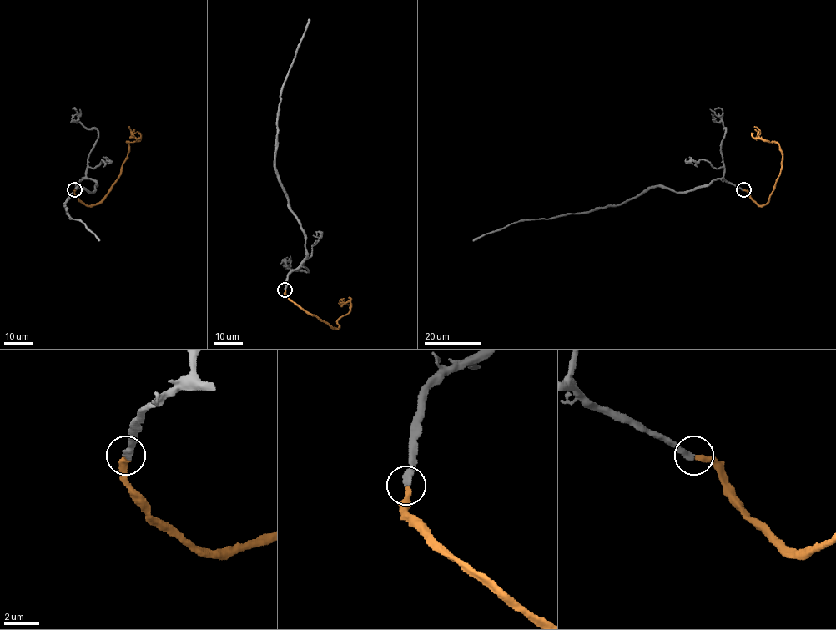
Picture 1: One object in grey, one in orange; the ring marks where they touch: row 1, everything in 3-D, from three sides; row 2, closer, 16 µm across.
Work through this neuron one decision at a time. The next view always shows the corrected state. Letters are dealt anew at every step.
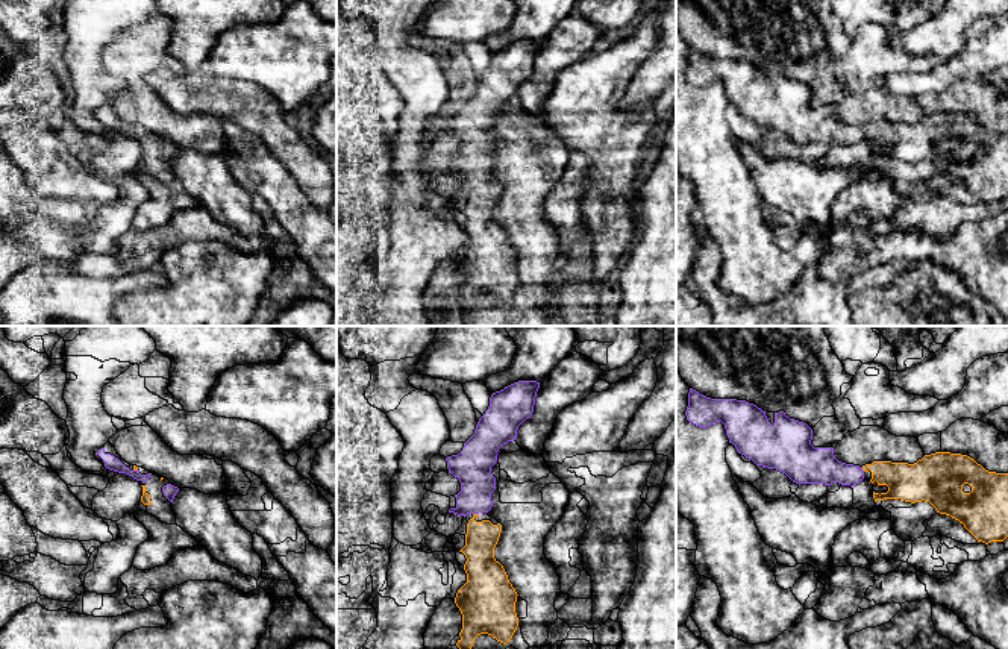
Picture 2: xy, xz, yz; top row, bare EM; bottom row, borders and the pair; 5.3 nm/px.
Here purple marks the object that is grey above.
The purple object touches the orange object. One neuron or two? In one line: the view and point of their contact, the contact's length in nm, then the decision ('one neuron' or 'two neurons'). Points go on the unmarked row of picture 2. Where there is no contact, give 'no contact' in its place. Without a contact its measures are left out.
xz (475, 173) | 30 nm | one neuron

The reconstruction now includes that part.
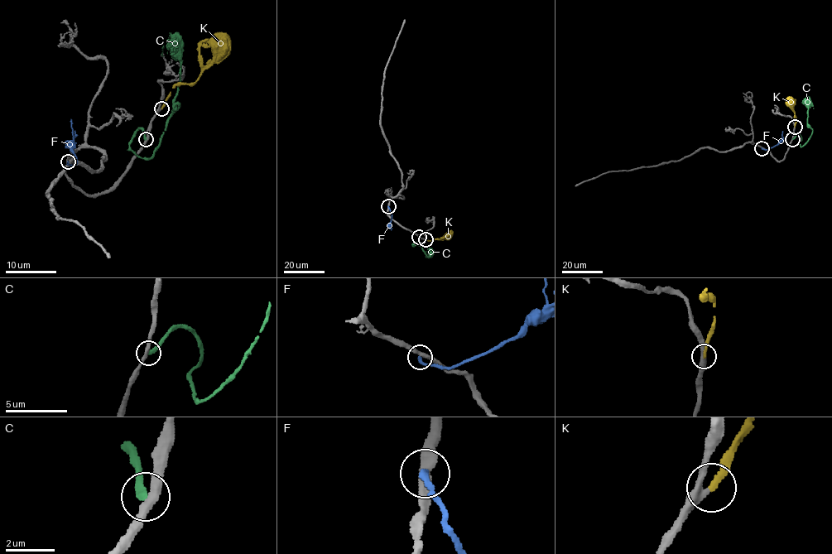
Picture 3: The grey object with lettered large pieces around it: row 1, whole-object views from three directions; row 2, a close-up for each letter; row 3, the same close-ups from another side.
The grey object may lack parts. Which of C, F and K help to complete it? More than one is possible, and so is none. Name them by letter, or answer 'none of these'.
K

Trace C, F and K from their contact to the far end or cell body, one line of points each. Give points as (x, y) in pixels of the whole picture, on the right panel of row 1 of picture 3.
C: (792, 139), (799, 135), (800, 146), (812, 133), (807, 123), (808, 108), (811, 103), (806, 103)
F: (762, 148), (767, 149), (775, 146), (781, 139), (782, 131)
K: (795, 127), (796, 118), (788, 97)

